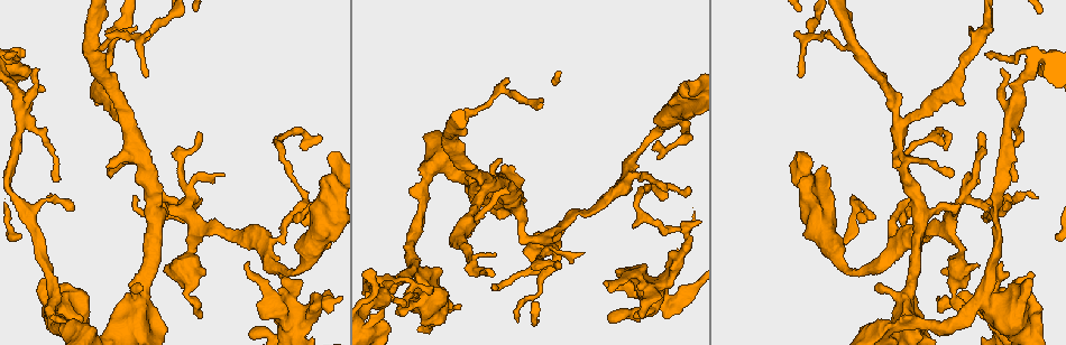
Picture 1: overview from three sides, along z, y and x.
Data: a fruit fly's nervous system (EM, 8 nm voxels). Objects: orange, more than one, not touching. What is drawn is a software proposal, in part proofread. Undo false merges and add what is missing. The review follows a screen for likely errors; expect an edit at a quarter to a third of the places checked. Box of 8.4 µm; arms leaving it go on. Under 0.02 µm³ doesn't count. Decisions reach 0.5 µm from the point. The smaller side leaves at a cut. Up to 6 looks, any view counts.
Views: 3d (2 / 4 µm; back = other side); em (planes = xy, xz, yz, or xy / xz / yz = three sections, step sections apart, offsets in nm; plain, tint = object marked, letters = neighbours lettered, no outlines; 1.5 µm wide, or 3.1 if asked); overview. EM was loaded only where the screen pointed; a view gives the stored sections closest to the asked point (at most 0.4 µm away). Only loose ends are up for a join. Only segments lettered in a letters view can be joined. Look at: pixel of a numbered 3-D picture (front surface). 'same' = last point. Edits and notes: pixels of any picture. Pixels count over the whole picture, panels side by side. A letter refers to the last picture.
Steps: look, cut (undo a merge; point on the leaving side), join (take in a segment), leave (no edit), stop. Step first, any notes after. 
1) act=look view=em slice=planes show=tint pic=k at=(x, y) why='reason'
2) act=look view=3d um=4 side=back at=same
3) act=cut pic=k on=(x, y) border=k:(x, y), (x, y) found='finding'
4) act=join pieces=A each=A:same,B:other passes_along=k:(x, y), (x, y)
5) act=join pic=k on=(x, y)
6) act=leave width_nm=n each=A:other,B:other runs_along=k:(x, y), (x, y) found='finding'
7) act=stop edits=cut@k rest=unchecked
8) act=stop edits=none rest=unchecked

act=look view=em slice=planes show=plain pic=1 at=(280, 274) why='an open end'

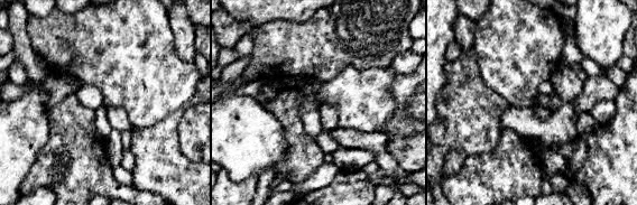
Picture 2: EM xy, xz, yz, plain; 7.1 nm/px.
act=look view=em slice=planes show=letters at=same

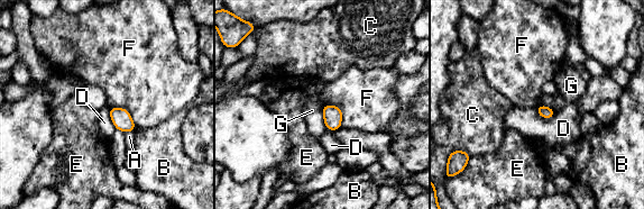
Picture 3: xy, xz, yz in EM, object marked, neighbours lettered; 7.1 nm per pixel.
act=leave longest_contact=F:240nm each=A:other,B:other,C:other,D:other,E:other,F:other,G:other border=3:(535, 108), (542, 117), (555, 115) found='none of them fits'

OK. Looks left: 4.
act=look view=3d um=4 pic=1 at=(924, 212) why='sharp bend'

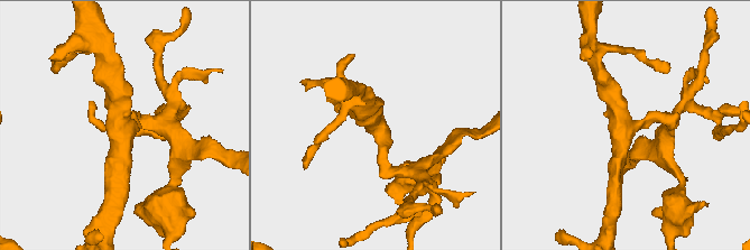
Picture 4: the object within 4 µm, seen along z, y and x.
act=look view=em slice=yz step=8 show=letters pic=4 at=(372, 125)

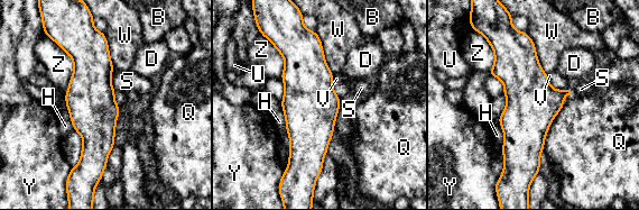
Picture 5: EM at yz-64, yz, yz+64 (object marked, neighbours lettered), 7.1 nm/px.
act=leave each=B:other,D:other,H:other,Q:other,S:other,U:other,V:other,W:other,Y:other,Z:other border=5:(546, 74), (553, 88), (570, 89) found='one neuron here'

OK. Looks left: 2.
act=look view=em slice=planes show=letters pic=1 at=(146, 76) why='free end'

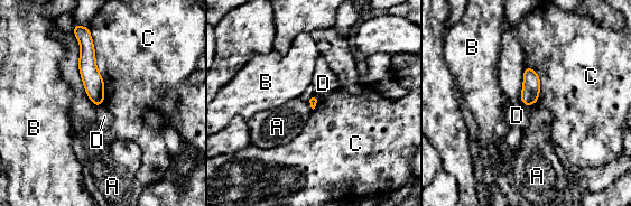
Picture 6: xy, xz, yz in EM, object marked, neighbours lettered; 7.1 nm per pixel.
act=leave each=A:other,B:other,C:other,D:other runs_along=6:(86, 36), (87, 69), (98, 102) found='none of them fits'

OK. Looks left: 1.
act=stop edits=none rest=unchecked

